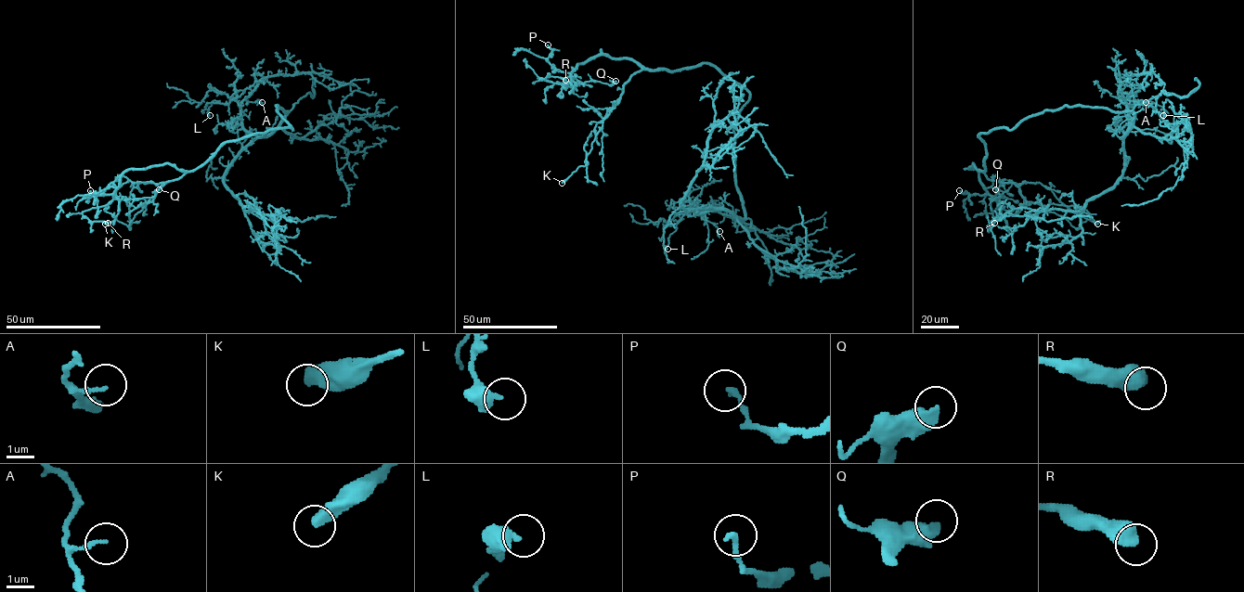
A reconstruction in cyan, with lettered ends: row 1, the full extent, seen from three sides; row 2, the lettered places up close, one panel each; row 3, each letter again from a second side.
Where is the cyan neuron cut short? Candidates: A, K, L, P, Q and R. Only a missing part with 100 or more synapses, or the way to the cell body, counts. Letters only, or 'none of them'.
none of them

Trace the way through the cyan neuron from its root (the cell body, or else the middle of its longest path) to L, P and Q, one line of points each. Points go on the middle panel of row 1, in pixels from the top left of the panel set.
L: (734, 153), (735, 186), (745, 217), (737, 218), (728, 210), (699, 213), (692, 206), (670, 235), (667, 249)
P: (734, 153), (733, 128), (749, 94), (714, 66), (667, 71), (596, 55), (563, 72), (548, 60), (548, 45)
Q: (734, 153), (733, 128), (749, 94), (714, 66), (667, 71), (596, 55), (571, 74), (580, 83), (615, 81)

